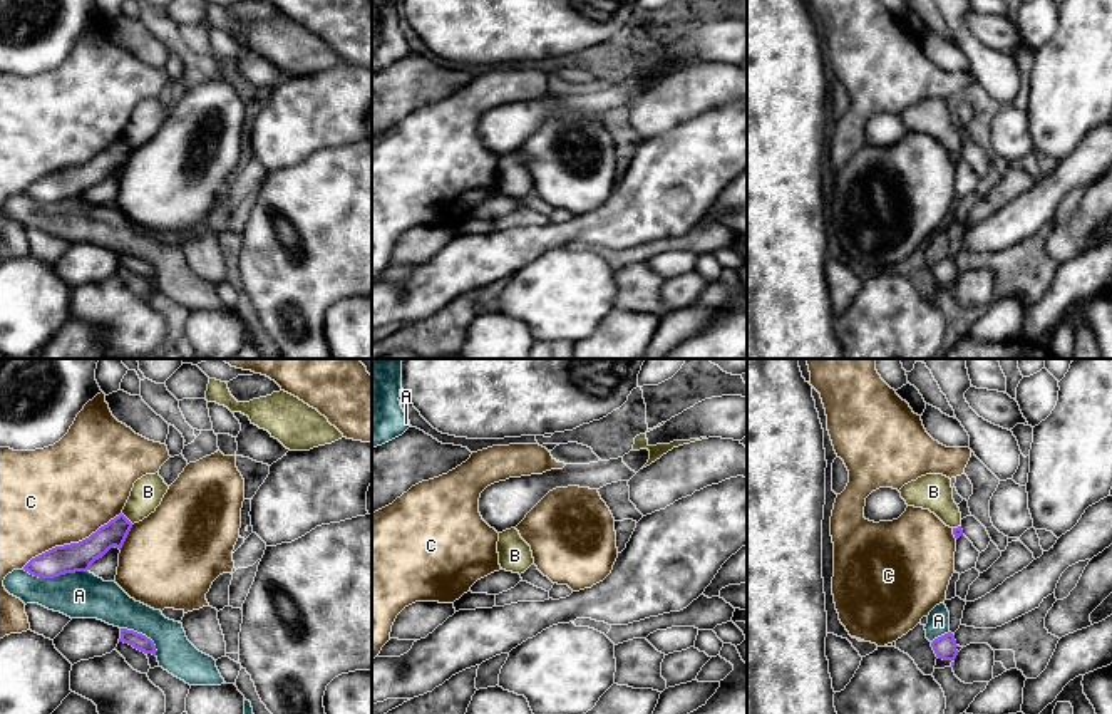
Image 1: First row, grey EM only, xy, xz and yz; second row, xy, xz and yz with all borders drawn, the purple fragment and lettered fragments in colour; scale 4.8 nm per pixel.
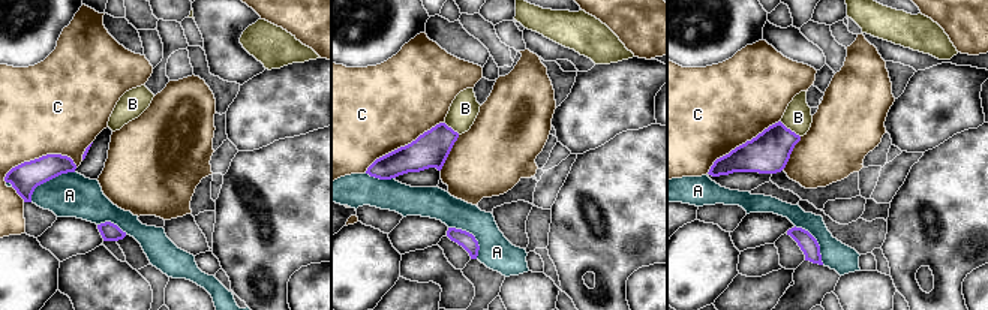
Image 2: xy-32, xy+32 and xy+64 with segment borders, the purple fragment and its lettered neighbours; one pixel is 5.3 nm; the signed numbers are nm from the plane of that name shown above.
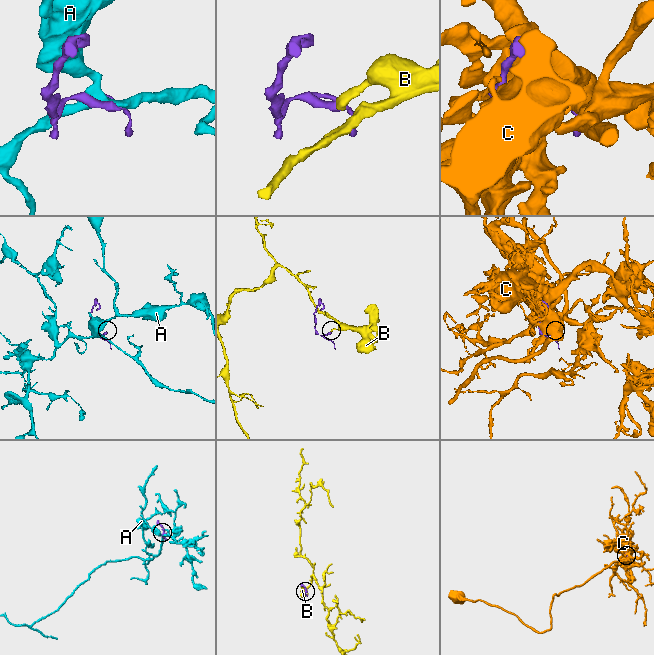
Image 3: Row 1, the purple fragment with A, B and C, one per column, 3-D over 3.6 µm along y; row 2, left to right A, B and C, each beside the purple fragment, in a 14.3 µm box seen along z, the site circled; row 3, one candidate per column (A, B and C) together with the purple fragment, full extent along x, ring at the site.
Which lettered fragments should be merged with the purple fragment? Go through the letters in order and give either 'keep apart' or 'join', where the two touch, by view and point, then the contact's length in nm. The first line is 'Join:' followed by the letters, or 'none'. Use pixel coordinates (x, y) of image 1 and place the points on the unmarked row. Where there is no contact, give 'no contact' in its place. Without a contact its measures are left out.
Join: none
A: keep apart; contact xy (56, 200); length 300 nm
B: keep apart; contact xy (126, 143); length 80 nm
C: keep apart; contact xy (71, 168); length 550 nm

